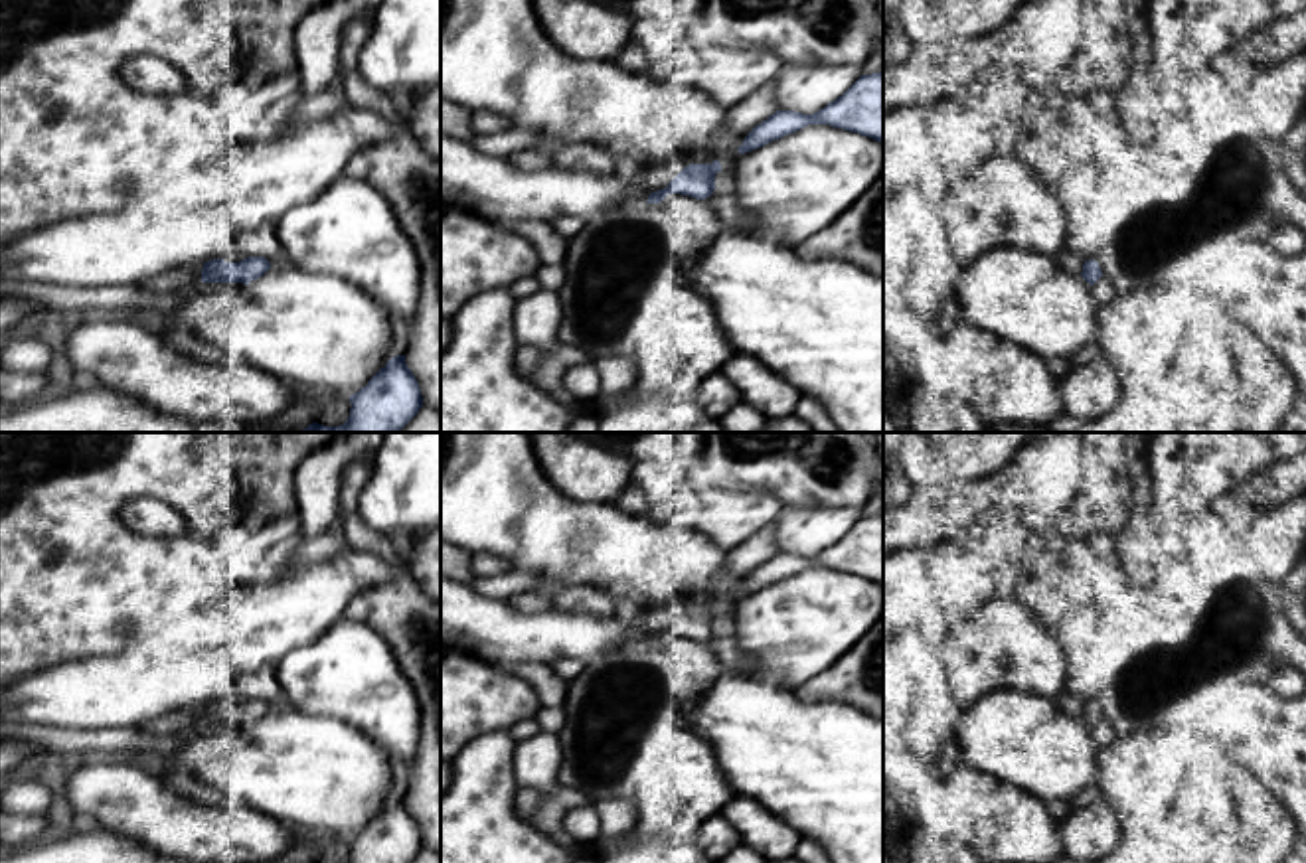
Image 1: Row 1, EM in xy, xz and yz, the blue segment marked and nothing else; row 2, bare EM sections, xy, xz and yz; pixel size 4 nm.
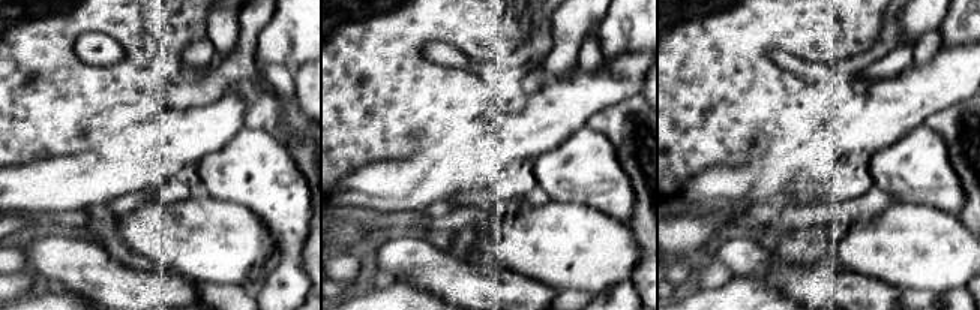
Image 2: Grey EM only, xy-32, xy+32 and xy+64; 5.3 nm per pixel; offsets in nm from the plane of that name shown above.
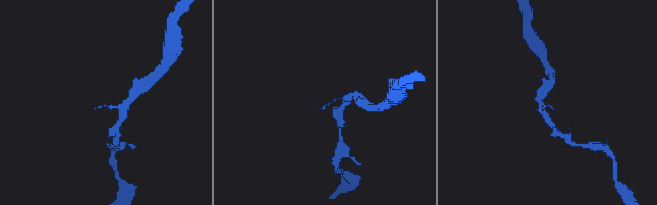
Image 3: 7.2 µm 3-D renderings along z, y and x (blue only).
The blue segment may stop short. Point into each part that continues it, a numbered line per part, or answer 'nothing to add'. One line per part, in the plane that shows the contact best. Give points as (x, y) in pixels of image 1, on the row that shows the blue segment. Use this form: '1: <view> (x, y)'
nothing to add

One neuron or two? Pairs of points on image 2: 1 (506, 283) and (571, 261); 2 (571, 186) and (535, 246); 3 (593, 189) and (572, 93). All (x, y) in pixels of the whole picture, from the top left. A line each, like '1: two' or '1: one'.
1: two
2: two
3: two

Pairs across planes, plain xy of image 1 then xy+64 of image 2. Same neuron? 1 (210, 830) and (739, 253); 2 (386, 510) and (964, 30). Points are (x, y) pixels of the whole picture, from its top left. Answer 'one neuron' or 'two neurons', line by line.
1: one neuron
2: one neuron

